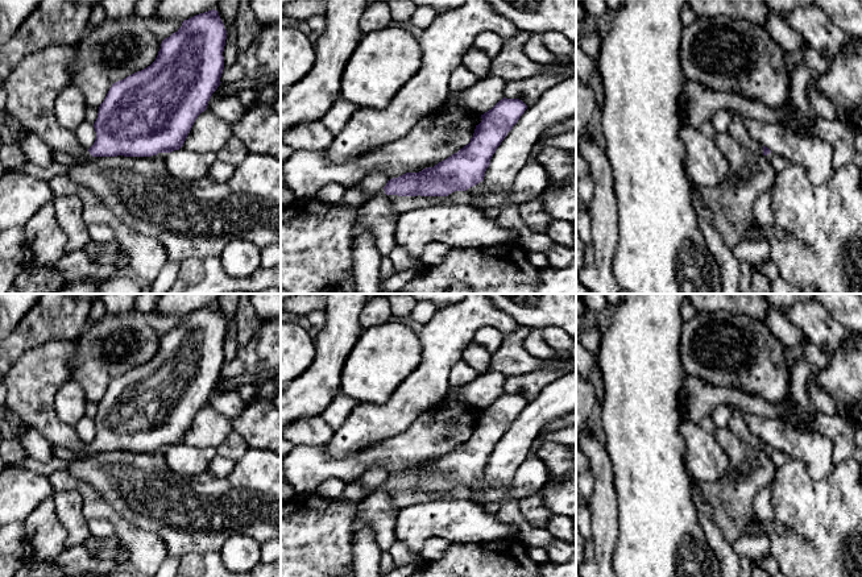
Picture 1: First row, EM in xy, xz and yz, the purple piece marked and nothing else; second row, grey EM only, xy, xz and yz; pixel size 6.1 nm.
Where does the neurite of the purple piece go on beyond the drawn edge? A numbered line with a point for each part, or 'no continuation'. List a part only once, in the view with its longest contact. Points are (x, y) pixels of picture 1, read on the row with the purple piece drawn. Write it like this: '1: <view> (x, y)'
1: xy (59, 157)

